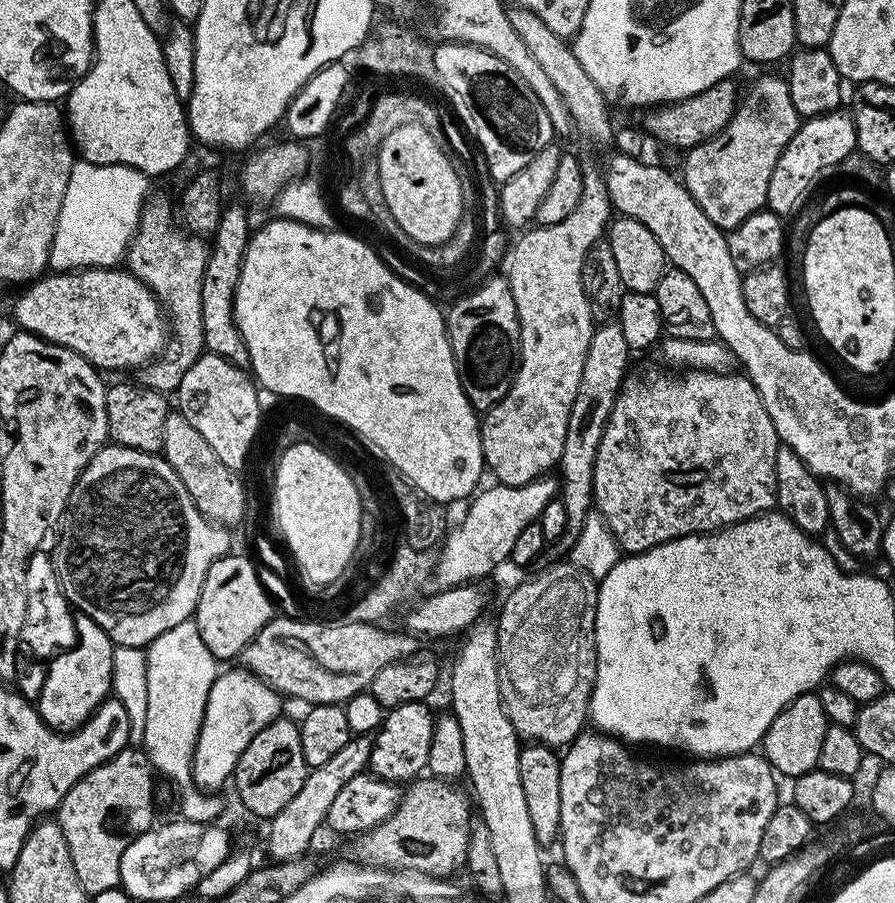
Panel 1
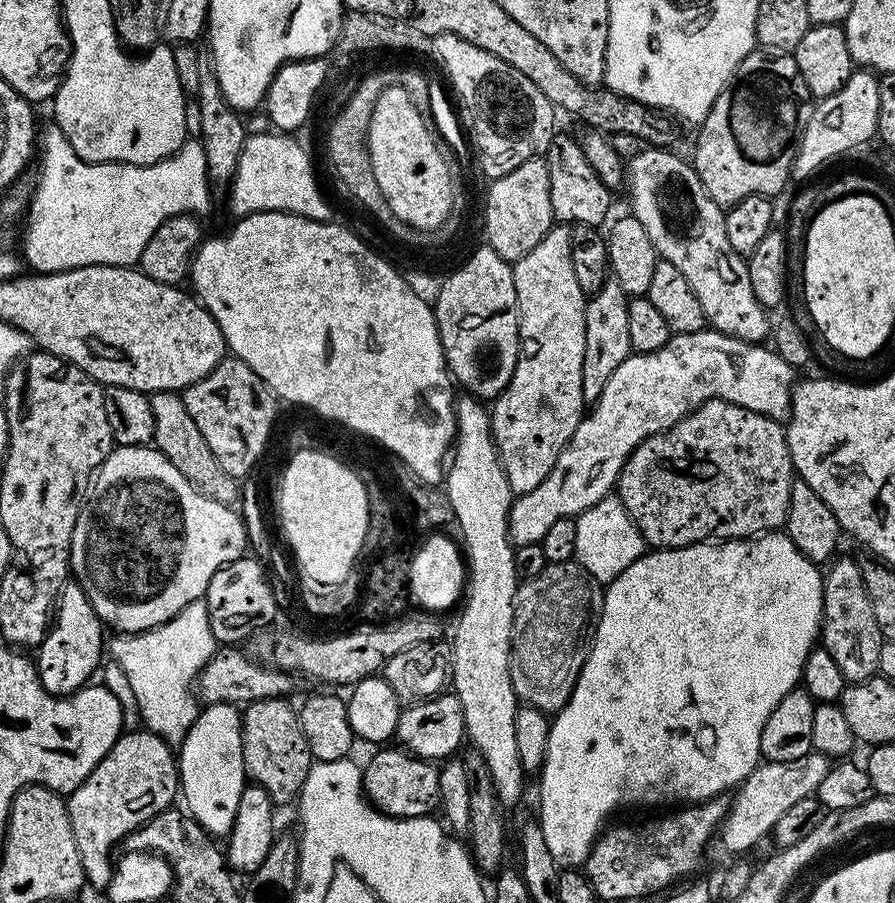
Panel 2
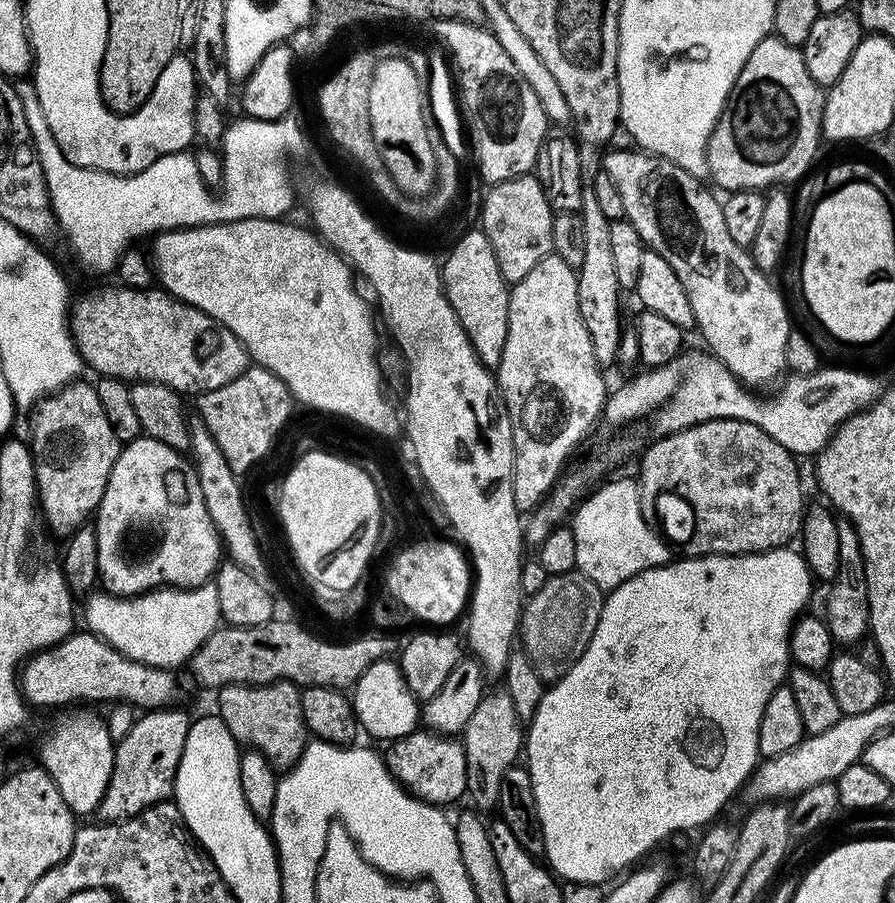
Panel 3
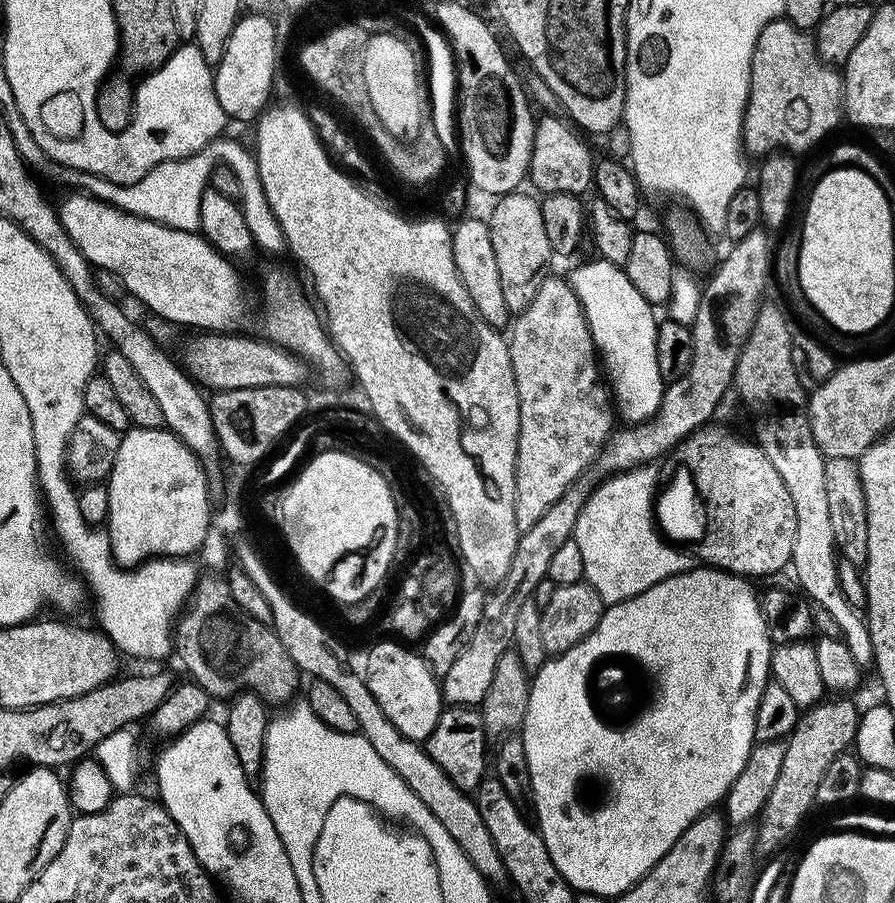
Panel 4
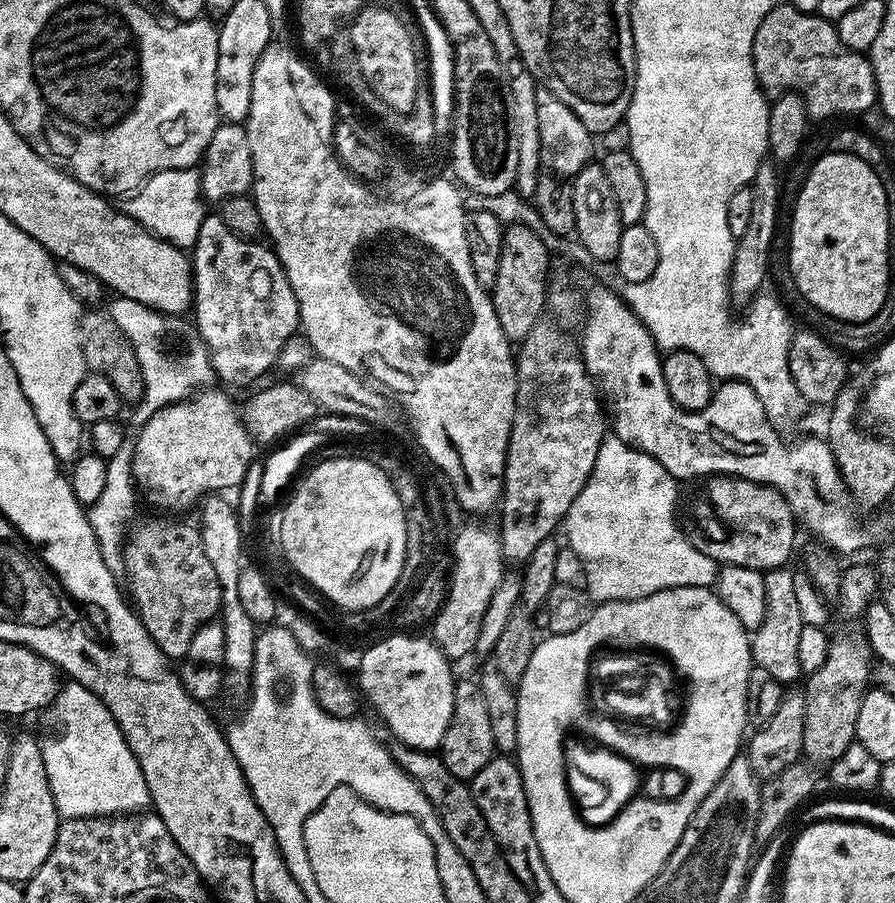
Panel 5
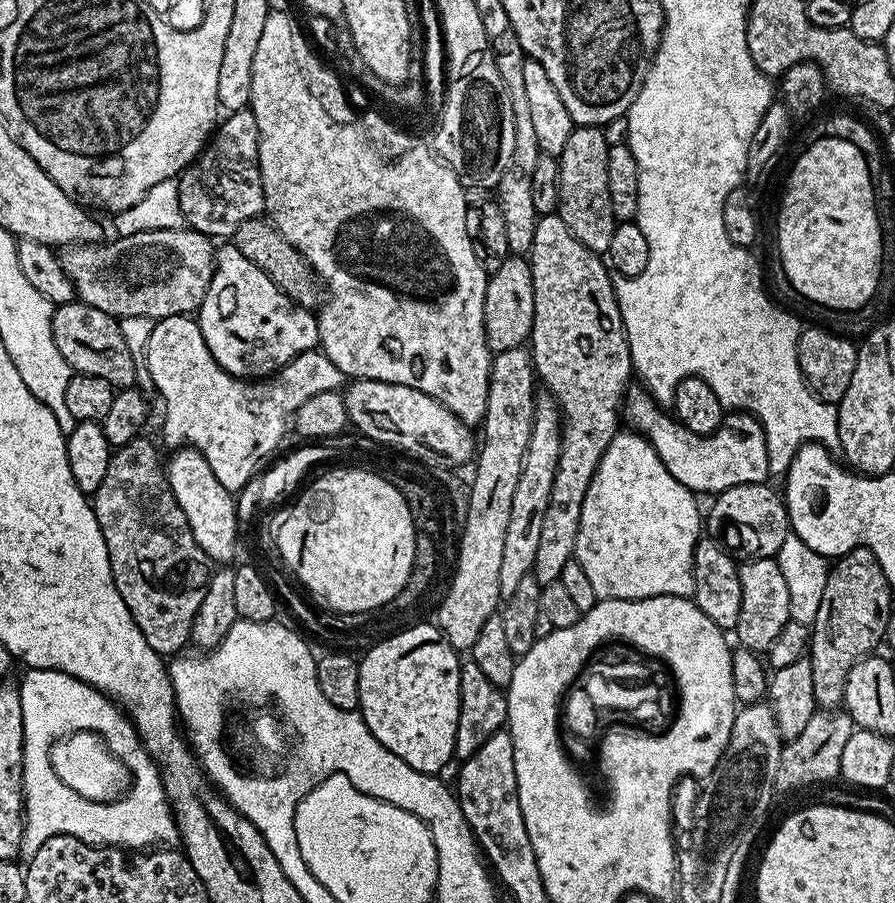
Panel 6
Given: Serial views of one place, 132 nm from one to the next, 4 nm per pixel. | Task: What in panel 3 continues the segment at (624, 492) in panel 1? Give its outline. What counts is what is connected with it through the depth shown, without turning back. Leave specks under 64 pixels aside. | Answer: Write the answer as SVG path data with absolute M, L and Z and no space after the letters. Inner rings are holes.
M707 420L701 424L695 424L689 428L683 428L680 432L669 432L661 435L660 440L656 440L648 449L643 449L644 457L640 460L640 476L638 475L638 487L640 489L640 505L642 514L649 522L655 521L655 516L660 519L659 531L663 539L669 545L681 548L685 557L689 556L741 556L751 552L769 552L772 548L783 548L791 545L800 535L800 528L804 525L804 514L806 503L804 504L804 488L800 485L800 472L796 469L797 457L793 456L766 430L754 426L750 422L741 420Z

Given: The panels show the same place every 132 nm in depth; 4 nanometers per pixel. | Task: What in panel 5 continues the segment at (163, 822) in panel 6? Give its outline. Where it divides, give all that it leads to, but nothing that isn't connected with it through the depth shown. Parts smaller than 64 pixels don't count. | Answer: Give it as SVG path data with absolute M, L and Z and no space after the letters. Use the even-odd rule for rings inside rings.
M68 682L50 705L52 720L60 733L42 744L46 778L61 817L139 814L149 807L150 797L142 766L130 750L118 722L86 686Z

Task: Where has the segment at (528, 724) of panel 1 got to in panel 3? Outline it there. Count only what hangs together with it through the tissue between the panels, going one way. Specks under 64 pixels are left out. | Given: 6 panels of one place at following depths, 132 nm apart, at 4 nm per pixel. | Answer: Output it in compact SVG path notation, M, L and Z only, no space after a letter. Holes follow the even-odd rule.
M579 570L549 576L542 590L527 597L520 613L518 640L524 643L522 651L530 658L534 670L538 670L538 678L546 682L561 680L570 666L582 658L590 638L594 638L594 630L598 630L604 598L601 588Z

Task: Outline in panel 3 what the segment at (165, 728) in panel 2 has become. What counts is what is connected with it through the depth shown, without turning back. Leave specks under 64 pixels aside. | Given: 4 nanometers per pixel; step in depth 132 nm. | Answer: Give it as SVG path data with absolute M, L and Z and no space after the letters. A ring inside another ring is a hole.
M215 582L200 584L196 588L157 588L155 592L145 592L142 596L114 596L103 590L96 590L82 604L82 620L87 631L101 636L107 644L114 646L123 656L149 664L155 668L173 670L187 665L188 659L210 638L210 634L221 627L222 617L218 606L218 586Z

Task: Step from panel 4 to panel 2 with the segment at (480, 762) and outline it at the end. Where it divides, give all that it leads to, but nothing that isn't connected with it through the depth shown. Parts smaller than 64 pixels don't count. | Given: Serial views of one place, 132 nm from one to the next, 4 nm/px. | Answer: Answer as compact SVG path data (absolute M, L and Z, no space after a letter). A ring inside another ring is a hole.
M384 746L373 751L376 753L369 758L368 765L363 765L364 794L368 798L368 803L376 811L399 820L432 816L440 807L440 768L433 761L418 758L403 747L388 747L392 746Z

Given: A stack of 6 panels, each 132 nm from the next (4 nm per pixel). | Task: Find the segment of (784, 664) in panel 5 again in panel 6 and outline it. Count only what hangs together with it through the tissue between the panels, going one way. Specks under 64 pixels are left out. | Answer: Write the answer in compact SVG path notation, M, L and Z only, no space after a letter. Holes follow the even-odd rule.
M745 560L740 569L740 609L738 622L734 629L739 647L749 648L754 653L767 653L768 647L782 634L790 614L790 590L786 587L786 578L782 578L782 570L778 562L771 560Z

